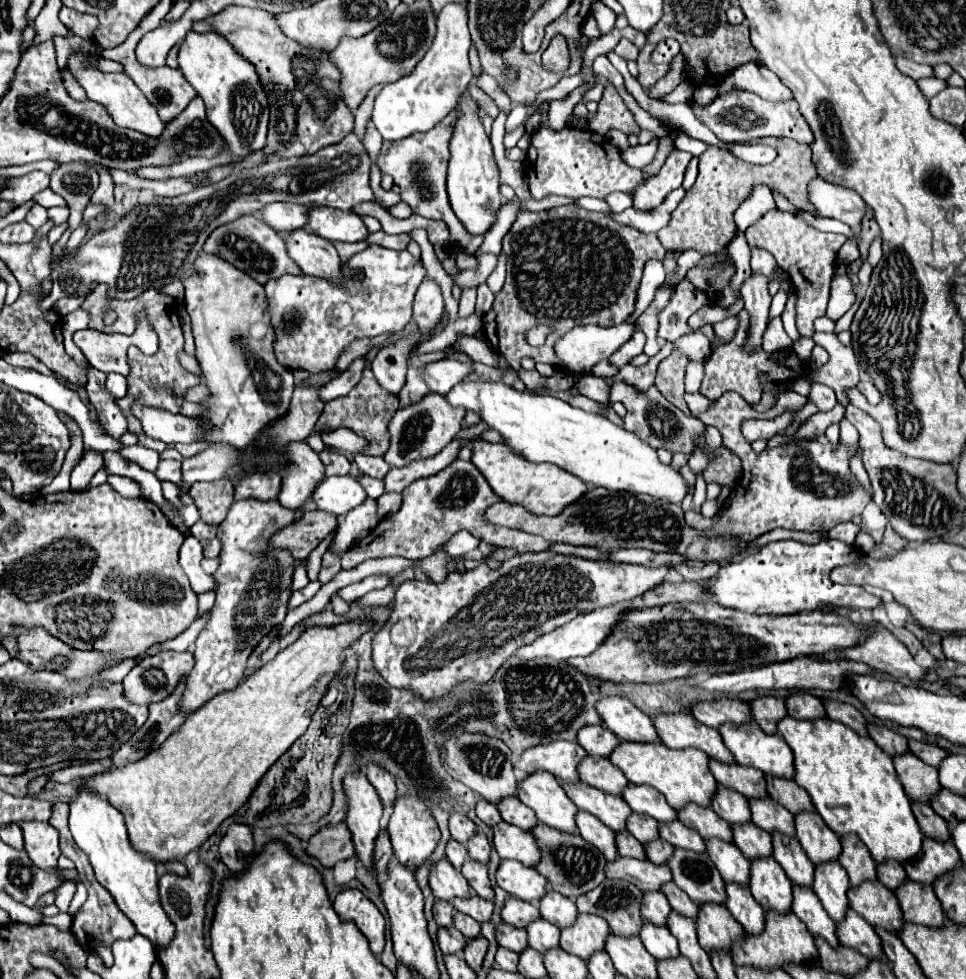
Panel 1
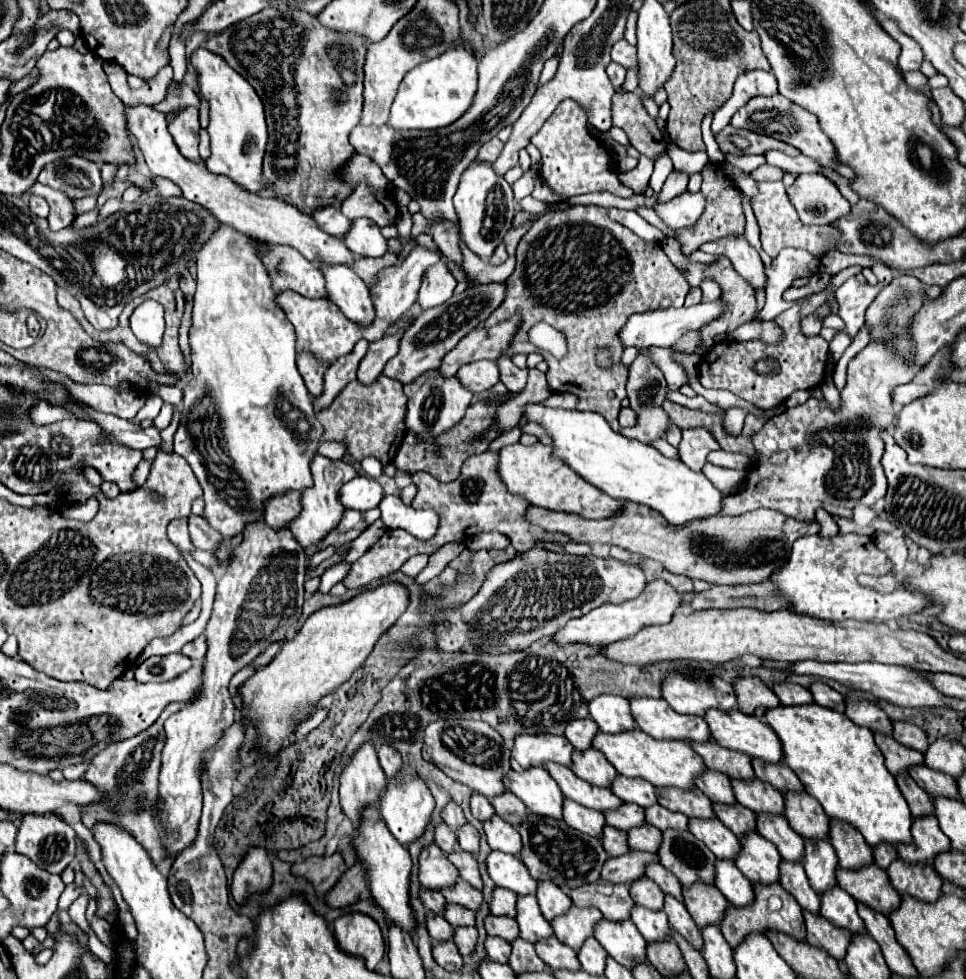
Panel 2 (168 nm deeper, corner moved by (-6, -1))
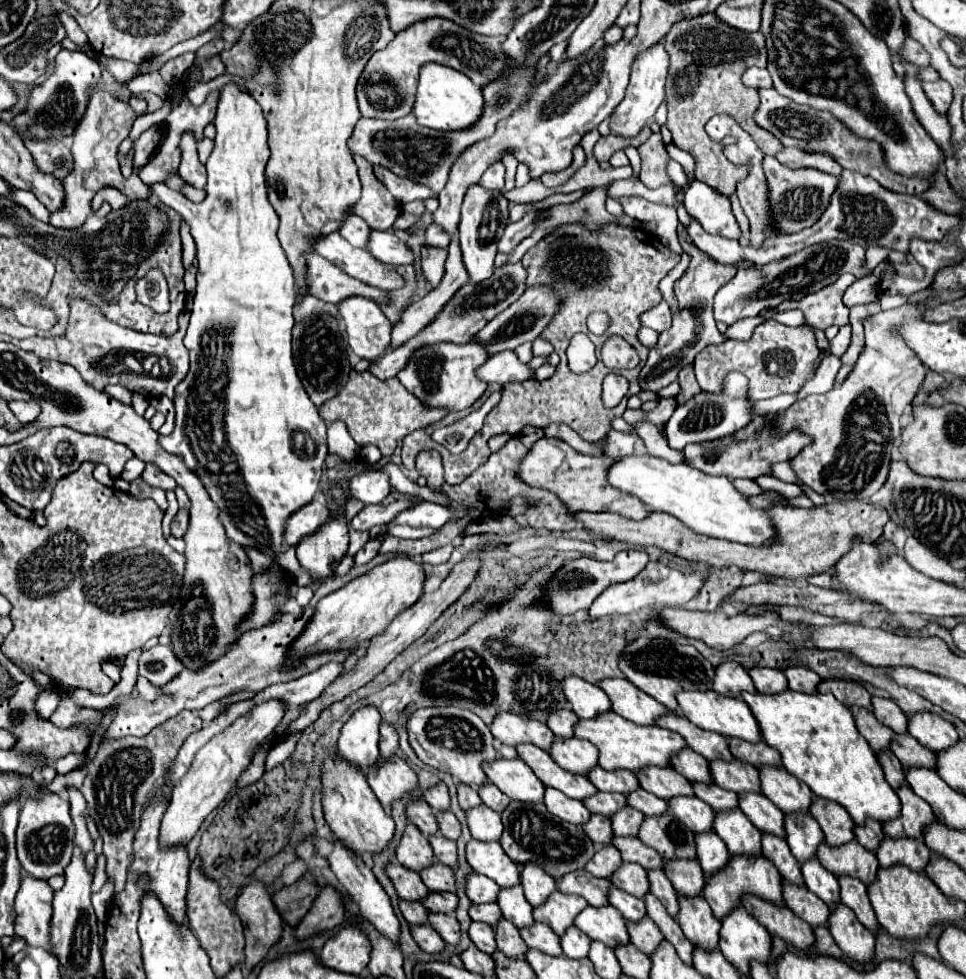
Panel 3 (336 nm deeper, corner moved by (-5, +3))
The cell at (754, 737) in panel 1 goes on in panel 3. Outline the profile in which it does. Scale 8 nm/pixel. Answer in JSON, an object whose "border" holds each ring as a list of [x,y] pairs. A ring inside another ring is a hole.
{"border":[[[679,691],[675,693],[675,699],[679,703],[679,711],[683,717],[687,717],[693,725],[701,729],[709,729],[715,733],[721,733],[725,737],[739,737],[745,741],[759,741],[761,733],[757,731],[757,721],[753,719],[753,713],[741,699],[723,697],[717,691]]]}

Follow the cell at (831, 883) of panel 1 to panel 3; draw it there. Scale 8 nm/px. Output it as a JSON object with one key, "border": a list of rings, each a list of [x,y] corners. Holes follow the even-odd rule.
{"border":[[[787,813],[783,827],[785,841],[799,863],[817,855],[817,845],[823,841],[823,831],[809,813]]]}

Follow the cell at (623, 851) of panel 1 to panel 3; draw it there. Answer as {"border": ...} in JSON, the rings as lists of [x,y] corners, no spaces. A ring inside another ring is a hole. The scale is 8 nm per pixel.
{"border":[[[591,815],[587,823],[581,825],[581,829],[585,831],[585,835],[593,841],[593,843],[601,843],[601,845],[609,845],[613,831],[611,831],[611,823],[605,815]]]}

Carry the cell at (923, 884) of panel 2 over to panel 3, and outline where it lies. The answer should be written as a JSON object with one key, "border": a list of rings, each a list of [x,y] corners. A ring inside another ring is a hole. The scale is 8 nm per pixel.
{"border":[[[885,837],[879,843],[875,855],[877,855],[881,867],[901,863],[909,869],[923,871],[929,857],[931,857],[931,851],[925,847],[923,839],[891,839],[891,837]]]}

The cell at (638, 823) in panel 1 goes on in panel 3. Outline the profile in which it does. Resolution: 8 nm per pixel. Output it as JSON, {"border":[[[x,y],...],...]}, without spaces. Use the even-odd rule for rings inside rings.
{"border":[[[595,793],[591,797],[583,799],[583,805],[591,811],[591,813],[599,813],[599,815],[613,815],[613,811],[619,811],[621,807],[625,807],[625,795],[623,793]]]}

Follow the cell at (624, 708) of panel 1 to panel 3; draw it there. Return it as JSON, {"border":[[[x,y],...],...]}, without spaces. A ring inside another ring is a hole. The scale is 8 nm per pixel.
{"border":[[[571,675],[561,681],[561,687],[565,699],[571,703],[571,709],[579,719],[593,719],[593,715],[609,711],[609,697],[597,685]]]}

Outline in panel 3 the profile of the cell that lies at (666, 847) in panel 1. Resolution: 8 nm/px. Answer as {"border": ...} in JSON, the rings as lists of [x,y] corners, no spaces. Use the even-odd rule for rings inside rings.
{"border":[[[623,807],[619,809],[615,815],[611,815],[611,827],[613,827],[613,833],[615,835],[621,835],[621,837],[635,837],[641,823],[643,823],[645,815],[641,815],[639,811],[635,811],[633,807]]]}

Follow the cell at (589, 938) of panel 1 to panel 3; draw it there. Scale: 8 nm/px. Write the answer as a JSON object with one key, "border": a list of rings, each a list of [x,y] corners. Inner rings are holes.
{"border":[[[553,891],[547,901],[539,907],[533,907],[533,917],[535,921],[547,923],[557,935],[565,931],[565,927],[573,925],[573,919],[581,909],[585,909],[587,901],[577,897],[577,895],[567,895],[561,891]]]}

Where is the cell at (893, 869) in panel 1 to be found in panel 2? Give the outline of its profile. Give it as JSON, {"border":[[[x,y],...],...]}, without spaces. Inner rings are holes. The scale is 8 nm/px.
{"border":[[[878,847],[878,851],[874,851],[874,857],[876,857],[874,863],[886,871],[890,867],[890,863],[898,859],[898,851],[896,851],[896,847]]]}

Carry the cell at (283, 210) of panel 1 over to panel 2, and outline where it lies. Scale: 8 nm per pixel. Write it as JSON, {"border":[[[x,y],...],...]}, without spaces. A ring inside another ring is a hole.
{"border":[[[330,205],[330,207],[316,207],[310,215],[320,229],[324,229],[326,233],[340,237],[342,233],[346,233],[350,229],[350,219],[346,219],[338,207]]]}

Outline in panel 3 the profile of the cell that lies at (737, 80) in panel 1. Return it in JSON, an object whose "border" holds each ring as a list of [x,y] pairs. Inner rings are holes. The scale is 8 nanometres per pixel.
{"border":[[[749,67],[749,69],[743,73],[743,83],[745,83],[747,87],[755,87],[755,89],[773,87],[771,77],[769,77],[769,71],[767,71],[767,69],[759,69],[759,67]]]}

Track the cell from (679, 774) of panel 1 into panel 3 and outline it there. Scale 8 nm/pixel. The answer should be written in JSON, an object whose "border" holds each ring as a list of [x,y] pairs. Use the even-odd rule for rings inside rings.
{"border":[[[607,711],[593,719],[579,719],[573,727],[573,735],[579,739],[591,741],[599,751],[599,767],[603,769],[629,769],[639,771],[645,765],[669,765],[669,755],[677,753],[685,747],[685,739],[677,735],[675,731],[661,729],[657,725],[635,725],[631,721],[625,721],[621,715]]]}

